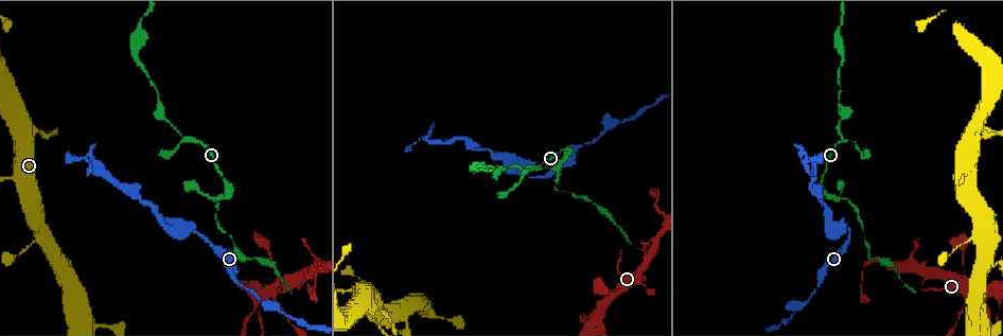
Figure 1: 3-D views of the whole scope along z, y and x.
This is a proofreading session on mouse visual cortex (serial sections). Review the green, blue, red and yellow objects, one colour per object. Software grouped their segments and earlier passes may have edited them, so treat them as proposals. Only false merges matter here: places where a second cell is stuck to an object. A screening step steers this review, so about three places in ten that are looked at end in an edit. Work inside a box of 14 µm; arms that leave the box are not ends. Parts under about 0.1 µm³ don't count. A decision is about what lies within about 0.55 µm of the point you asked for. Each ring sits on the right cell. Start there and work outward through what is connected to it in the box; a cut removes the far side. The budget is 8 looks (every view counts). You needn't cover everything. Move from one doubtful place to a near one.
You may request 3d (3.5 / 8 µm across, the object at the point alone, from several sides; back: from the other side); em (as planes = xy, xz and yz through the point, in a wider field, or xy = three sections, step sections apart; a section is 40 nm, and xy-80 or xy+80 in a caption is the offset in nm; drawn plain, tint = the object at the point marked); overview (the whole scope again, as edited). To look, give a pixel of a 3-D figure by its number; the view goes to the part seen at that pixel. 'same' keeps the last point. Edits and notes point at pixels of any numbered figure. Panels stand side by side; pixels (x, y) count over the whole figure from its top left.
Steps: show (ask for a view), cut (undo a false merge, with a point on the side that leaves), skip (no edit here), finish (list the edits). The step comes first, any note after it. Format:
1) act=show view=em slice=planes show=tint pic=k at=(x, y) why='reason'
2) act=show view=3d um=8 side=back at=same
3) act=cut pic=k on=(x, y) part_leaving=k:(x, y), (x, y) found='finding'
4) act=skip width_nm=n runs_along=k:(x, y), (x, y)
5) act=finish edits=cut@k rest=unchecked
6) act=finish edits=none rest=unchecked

act=show view=3d um=3.5 pic=1 at=(227, 183) why='sudden change in width'

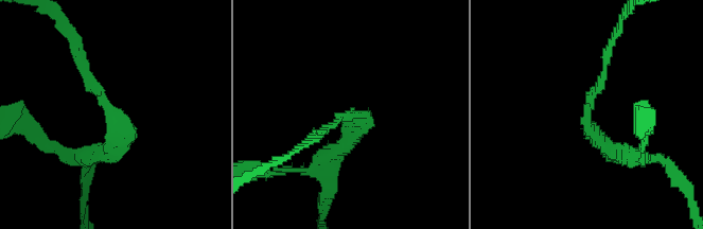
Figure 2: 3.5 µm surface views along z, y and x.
act=show view=em slice=xy step=3 show=tint pic=2 at=(589, 121) arm_widths_nm=100,250 why='shape alone is not enough'

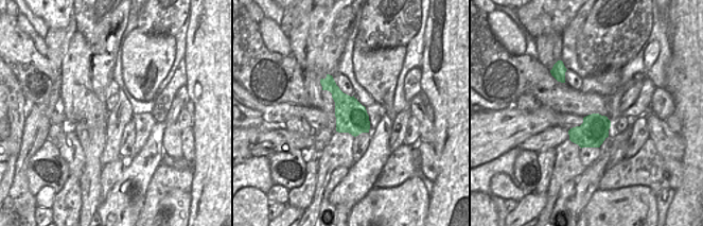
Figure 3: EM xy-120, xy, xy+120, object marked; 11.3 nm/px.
act=skip found='all the same cell'

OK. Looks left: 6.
act=show view=3d um=3.5 side=back pic=1 at=(569, 192) why='a narrow waist'

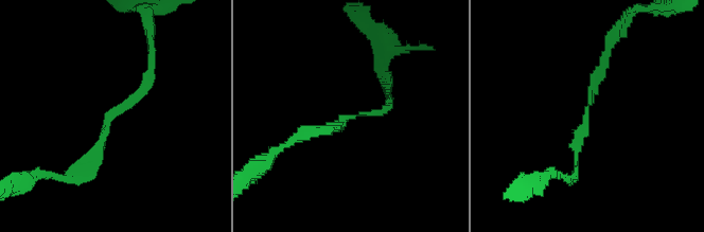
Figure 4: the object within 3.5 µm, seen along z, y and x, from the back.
act=show view=em slice=xy step=3 show=tint pic=4 at=(359, 114) arm_widths_nm=150,150 why='now the EM'

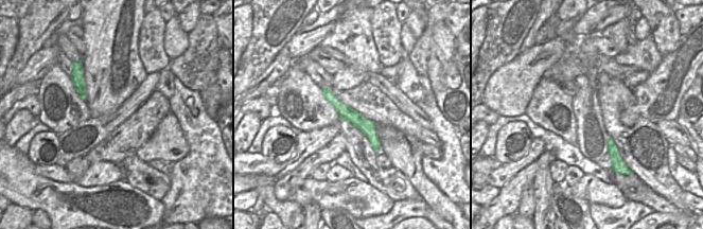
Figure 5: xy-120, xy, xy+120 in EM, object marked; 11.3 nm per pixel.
act=skip runs_along=4:(153, 54), (146, 90), (110, 116), (94, 168) found='continuous, no second cell'

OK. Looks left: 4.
act=show view=3d um=3.5 pic=1 at=(434, 142) why='sharp bend'

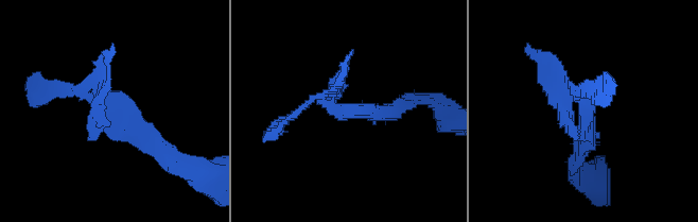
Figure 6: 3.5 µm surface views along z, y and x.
act=show view=em slice=xy step=3 show=tint pic=6 at=(586, 109)

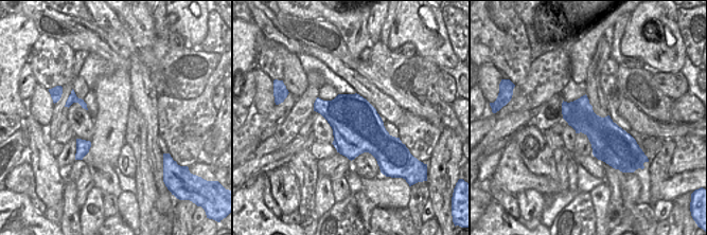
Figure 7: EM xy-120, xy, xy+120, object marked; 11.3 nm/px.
act=show view=em slice=xy step=5 show=tint at=same

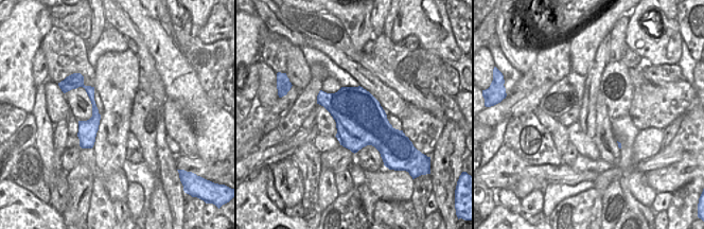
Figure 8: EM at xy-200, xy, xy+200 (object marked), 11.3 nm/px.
act=skip runs_along=6:(164, 154), (97, 99), (92, 135) found='continuous, no second cell'

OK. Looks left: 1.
act=finish edits=none rest=unchecked

